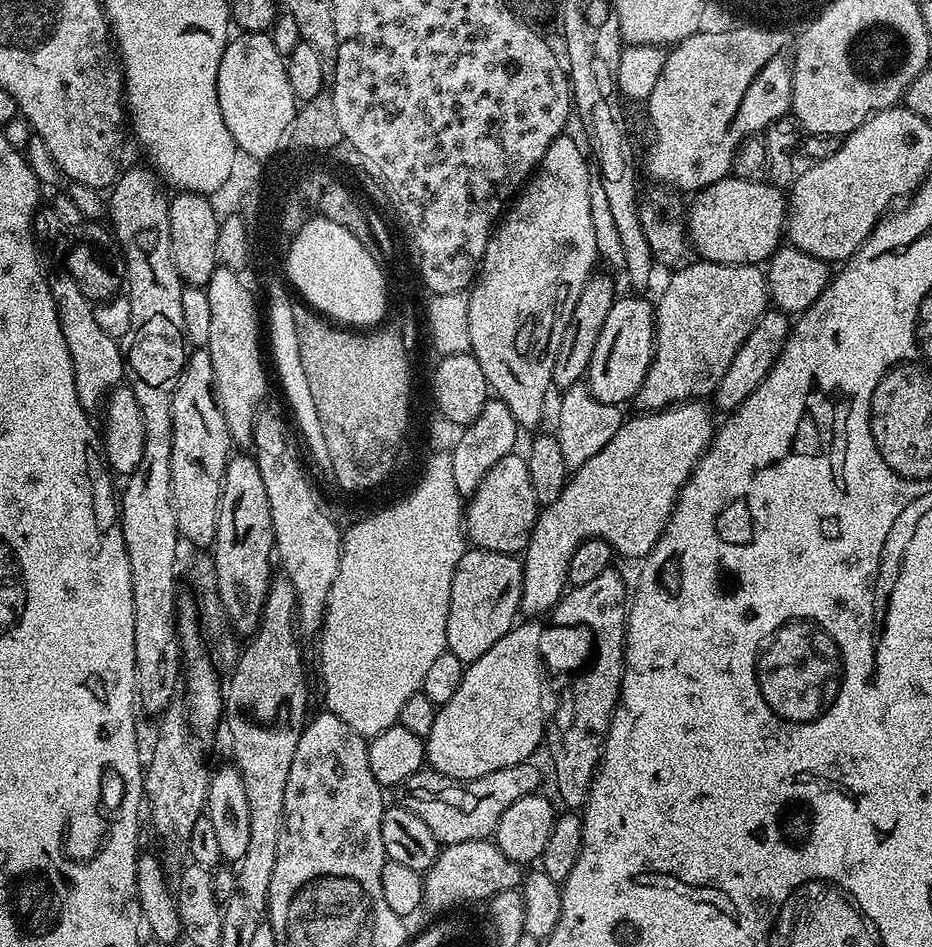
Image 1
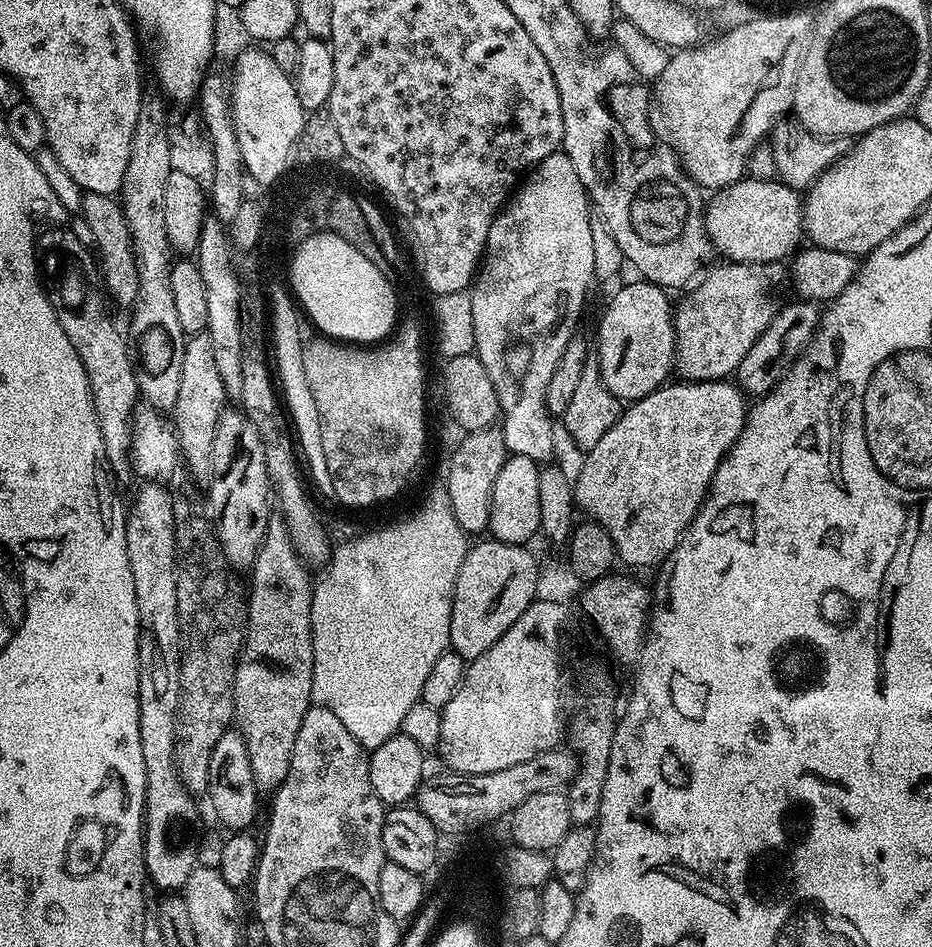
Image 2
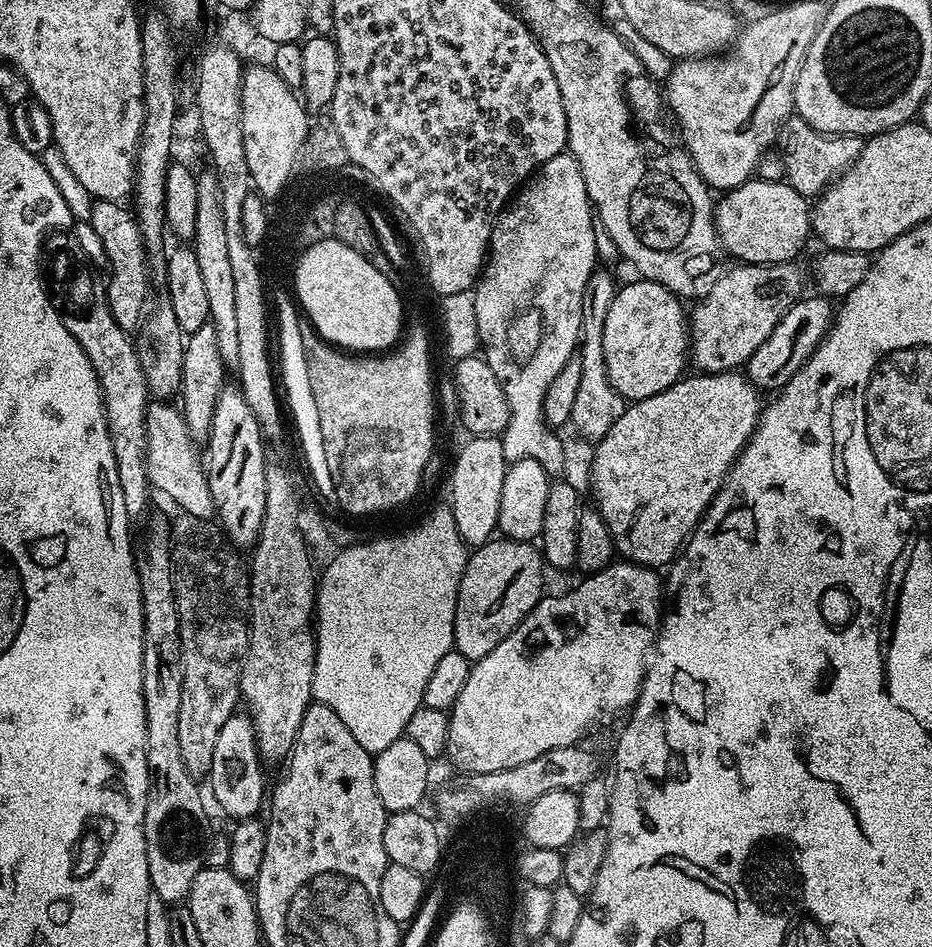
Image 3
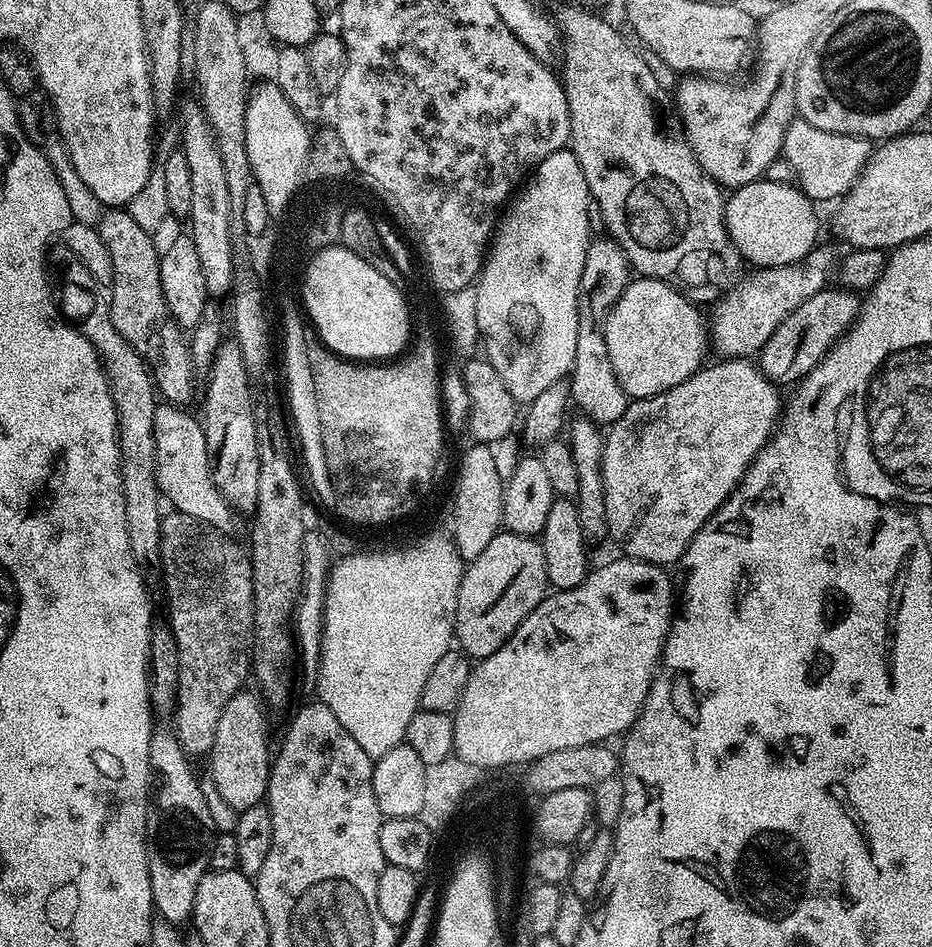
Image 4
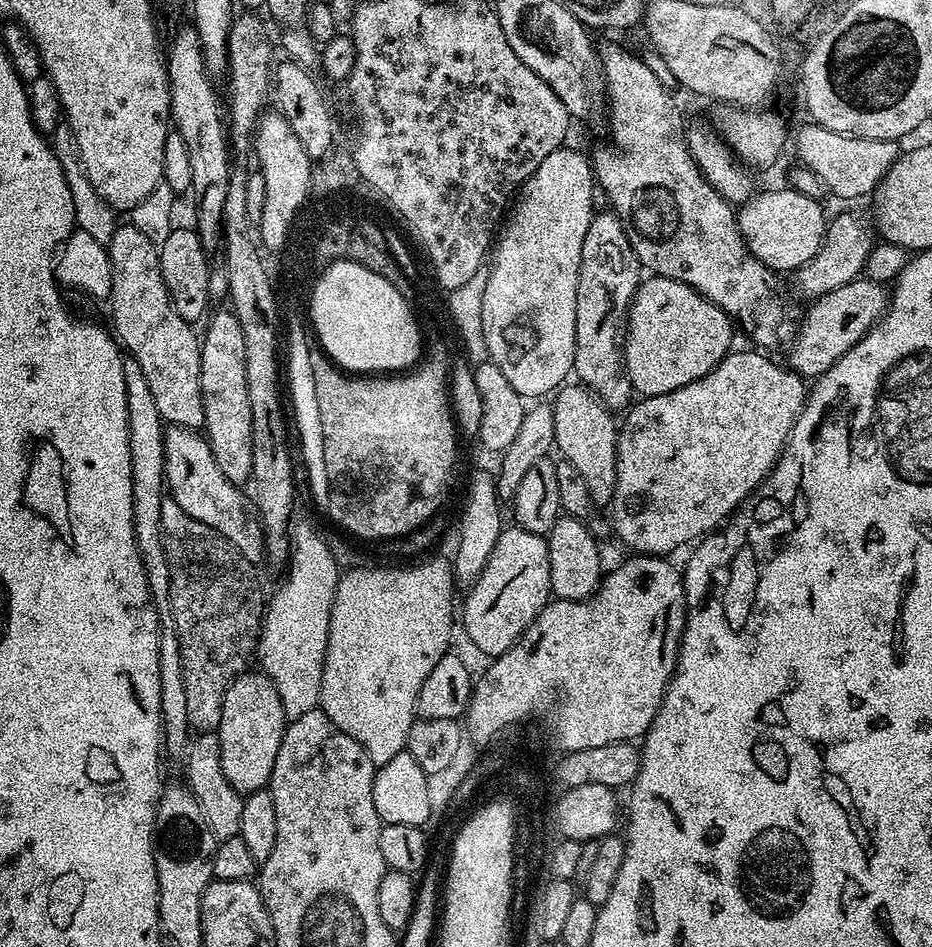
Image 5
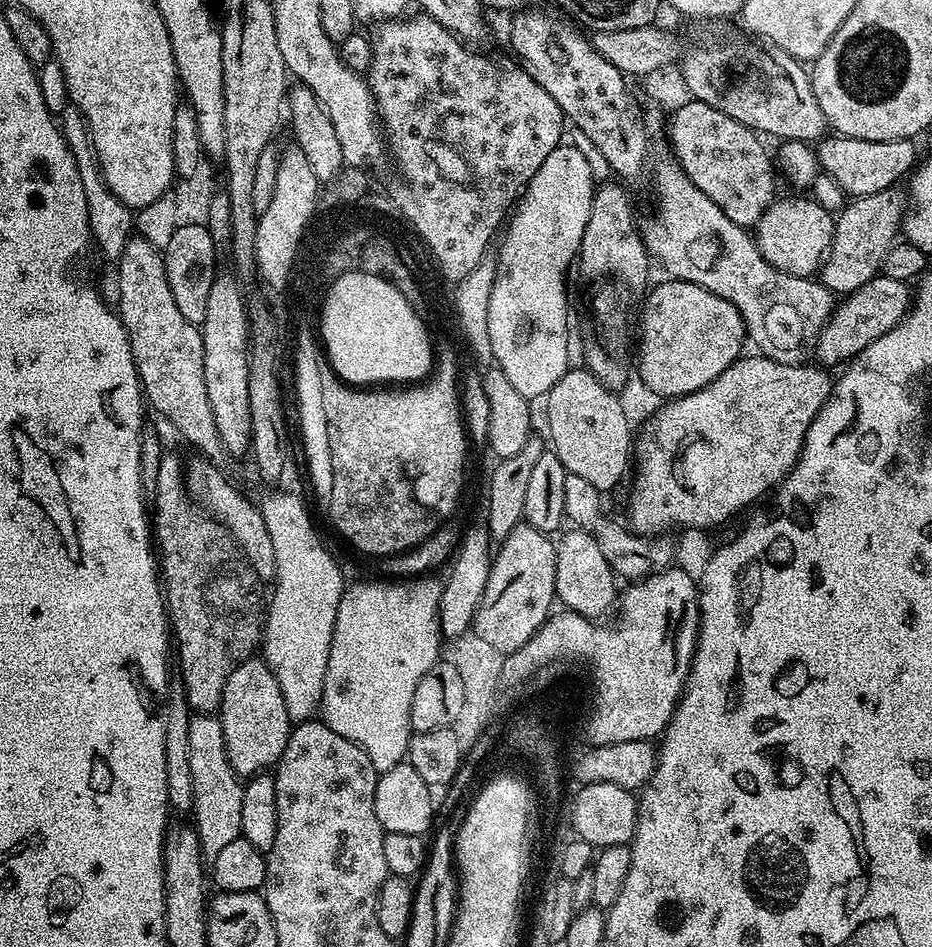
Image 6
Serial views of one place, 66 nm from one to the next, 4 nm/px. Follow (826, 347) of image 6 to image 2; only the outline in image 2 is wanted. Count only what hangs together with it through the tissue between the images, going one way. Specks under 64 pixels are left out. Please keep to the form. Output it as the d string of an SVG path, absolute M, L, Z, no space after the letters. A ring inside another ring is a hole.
M812 302L795 303L788 304L785 308L783 305L777 311L768 329L757 338L754 346L750 346L746 358L742 358L742 362L736 368L734 384L745 397L759 398L771 392L811 339L818 323L817 305Z

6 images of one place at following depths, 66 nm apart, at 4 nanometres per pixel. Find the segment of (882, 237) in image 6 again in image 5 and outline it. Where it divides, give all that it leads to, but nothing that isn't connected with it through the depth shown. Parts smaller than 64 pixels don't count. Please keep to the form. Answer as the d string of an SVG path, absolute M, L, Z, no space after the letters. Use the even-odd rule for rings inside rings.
M840 212L833 220L831 217L824 229L824 244L818 254L794 273L797 290L807 298L815 298L830 294L830 290L838 290L838 286L846 286L846 282L857 279L864 272L873 243L874 232L869 221L867 224L858 213Z

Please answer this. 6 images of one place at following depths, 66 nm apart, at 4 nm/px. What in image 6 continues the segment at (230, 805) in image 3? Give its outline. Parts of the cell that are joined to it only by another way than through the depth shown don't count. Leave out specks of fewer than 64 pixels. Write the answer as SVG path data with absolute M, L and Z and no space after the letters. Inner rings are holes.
M263 658L242 661L226 678L226 690L222 690L222 702L218 717L225 735L229 764L240 778L251 778L269 771L286 750L294 723L287 714L286 702L278 680Z

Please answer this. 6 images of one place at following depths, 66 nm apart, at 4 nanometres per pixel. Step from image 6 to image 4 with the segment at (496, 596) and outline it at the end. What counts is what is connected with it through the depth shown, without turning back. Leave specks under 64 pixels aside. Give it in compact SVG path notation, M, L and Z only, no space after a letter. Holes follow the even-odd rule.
M502 530L492 539L490 546L486 546L486 550L482 550L482 554L465 567L464 577L458 590L458 606L456 607L455 639L458 641L459 647L473 661L485 660L515 634L518 626L522 626L525 618L542 603L549 592L546 554L542 554L539 539Z

